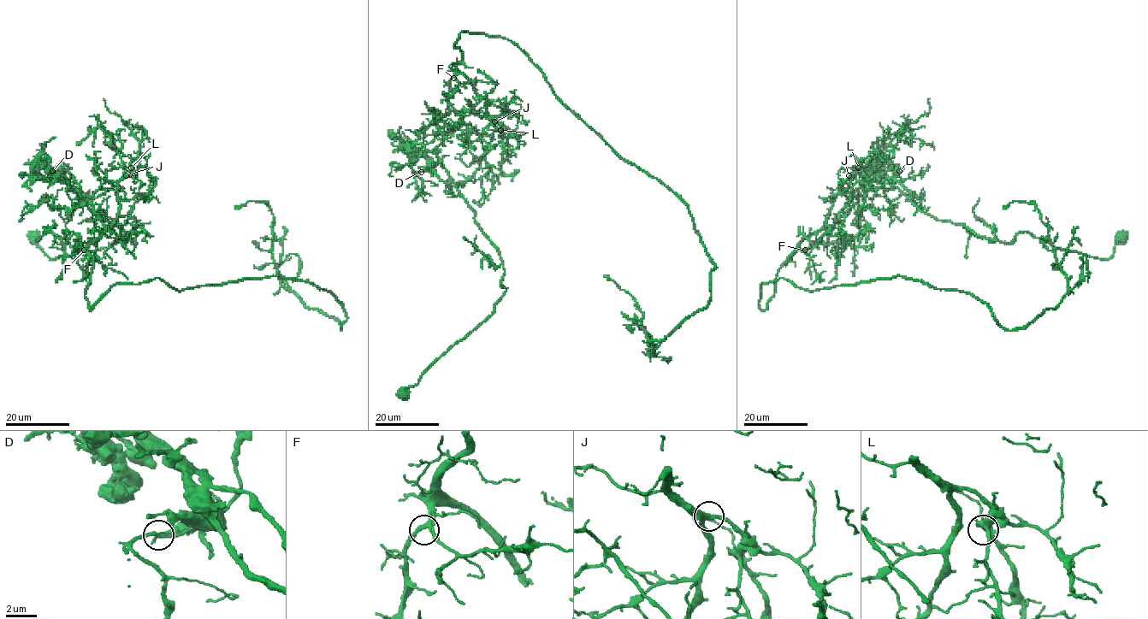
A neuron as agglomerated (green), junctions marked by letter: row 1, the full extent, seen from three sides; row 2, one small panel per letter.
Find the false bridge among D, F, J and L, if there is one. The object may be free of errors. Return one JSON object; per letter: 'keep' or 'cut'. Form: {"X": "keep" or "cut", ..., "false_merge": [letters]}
{"D": "cut", "F": "keep", "J": "keep", "L": "keep", "false_merge": ["D"]}

